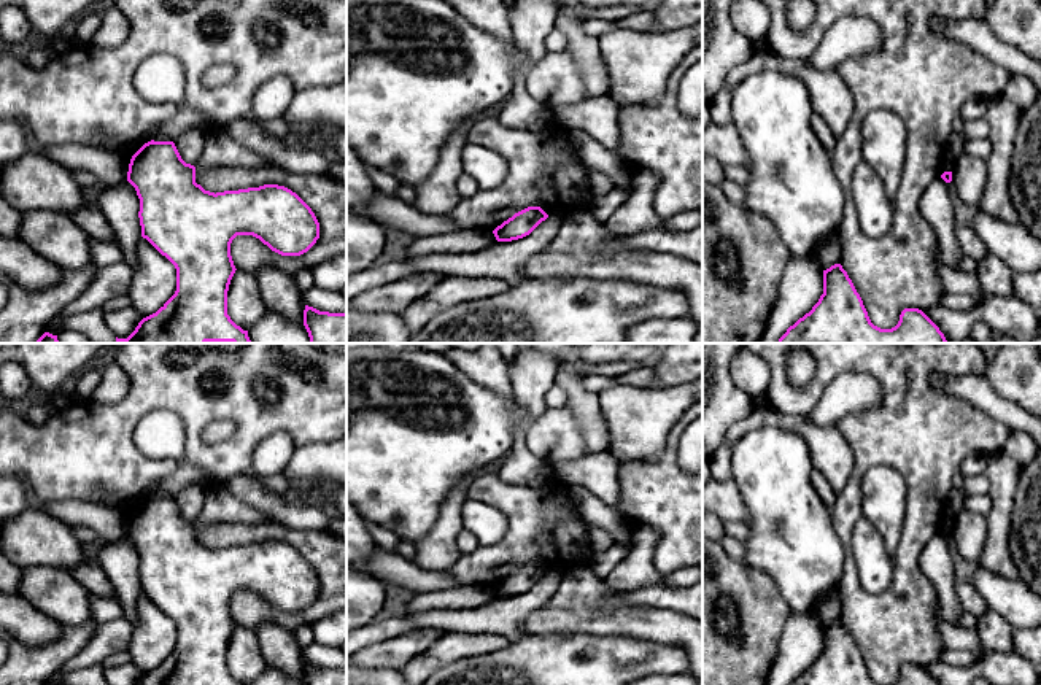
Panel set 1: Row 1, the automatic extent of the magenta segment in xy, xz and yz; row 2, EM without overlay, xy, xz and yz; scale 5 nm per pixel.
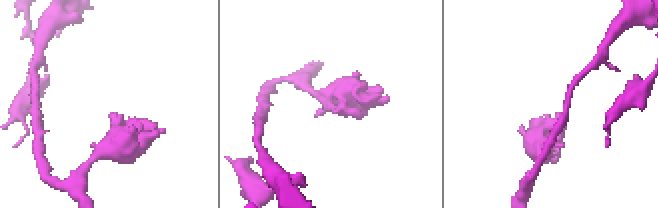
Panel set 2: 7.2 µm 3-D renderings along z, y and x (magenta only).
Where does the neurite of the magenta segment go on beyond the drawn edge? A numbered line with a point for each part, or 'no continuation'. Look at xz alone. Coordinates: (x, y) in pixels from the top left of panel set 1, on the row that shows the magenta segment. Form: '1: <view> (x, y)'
no continuation

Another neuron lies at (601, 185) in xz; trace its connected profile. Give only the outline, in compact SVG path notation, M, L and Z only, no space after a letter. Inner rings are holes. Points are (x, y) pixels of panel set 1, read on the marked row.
M590 168L590 180L591 180L591 192L594 197L609 195L615 189L612 180L596 168Z

